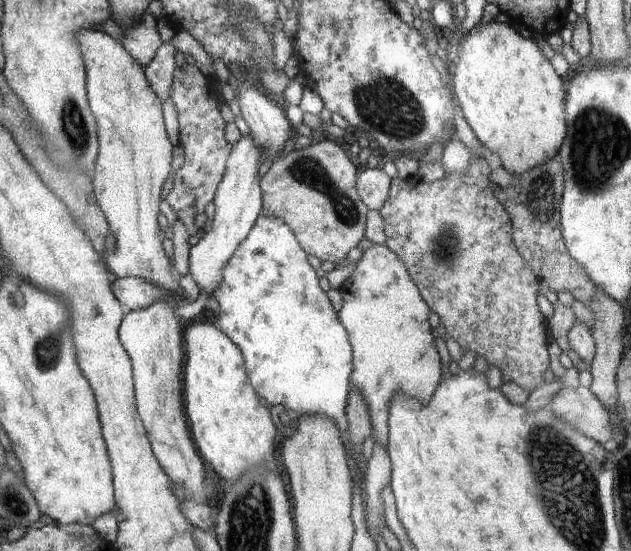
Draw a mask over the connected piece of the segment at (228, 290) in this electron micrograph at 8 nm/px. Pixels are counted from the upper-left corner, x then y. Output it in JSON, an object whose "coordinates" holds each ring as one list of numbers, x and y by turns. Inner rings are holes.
{"coordinates":[[261,215,248,237,234,250,221,271,221,282,211,293,218,302,218,314,210,316,215,325,240,350,248,381,259,398,271,405,284,406,298,417,320,416,329,419,340,432,353,469,363,470,366,459,349,445,346,415,351,392,353,351,344,326,338,319,327,293,319,286,318,274,296,241,292,230,279,219],[355,455,358,456,354,460]]}

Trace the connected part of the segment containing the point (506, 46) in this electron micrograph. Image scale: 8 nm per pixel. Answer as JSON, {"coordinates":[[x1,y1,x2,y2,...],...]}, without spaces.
{"coordinates":[[492,20,489,24,479,24,475,28,472,28,466,36,459,36,457,31,448,37,449,40,454,41,458,45,459,61,454,66,454,70,451,78,451,90,453,96,460,110,464,113,464,118,478,140,484,146,484,148,490,149,495,152,502,160,502,165,510,173,526,173,529,169,539,166,546,160,553,158,561,148,563,139,566,135,565,113,564,113,564,100,566,97,566,90,564,90,564,84,562,78,556,74,554,68,551,66,550,60,544,57,541,48,533,39,523,38,510,23,499,23,496,20]]}

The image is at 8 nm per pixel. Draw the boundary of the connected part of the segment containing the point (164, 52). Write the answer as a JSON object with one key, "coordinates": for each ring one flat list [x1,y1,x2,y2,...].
{"coordinates":[[170,41,162,42,152,61,144,69,146,79,162,106,171,95,177,52]]}

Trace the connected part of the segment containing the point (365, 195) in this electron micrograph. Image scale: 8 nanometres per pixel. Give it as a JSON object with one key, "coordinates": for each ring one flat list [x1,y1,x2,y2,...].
{"coordinates":[[361,169,357,179,357,192,369,210,379,212,389,200,392,184,392,178,383,169]]}

